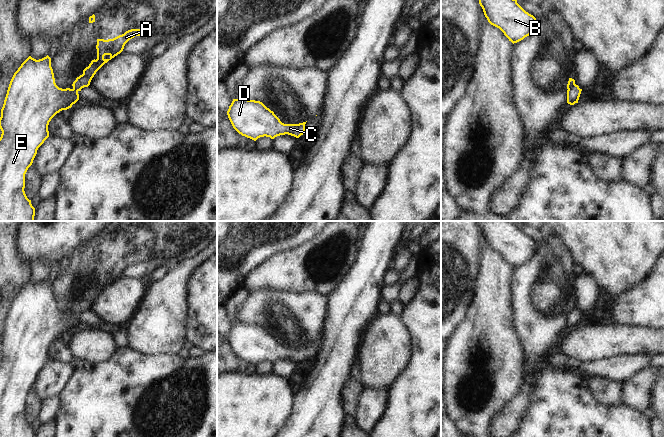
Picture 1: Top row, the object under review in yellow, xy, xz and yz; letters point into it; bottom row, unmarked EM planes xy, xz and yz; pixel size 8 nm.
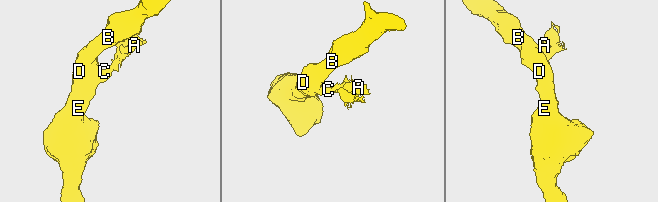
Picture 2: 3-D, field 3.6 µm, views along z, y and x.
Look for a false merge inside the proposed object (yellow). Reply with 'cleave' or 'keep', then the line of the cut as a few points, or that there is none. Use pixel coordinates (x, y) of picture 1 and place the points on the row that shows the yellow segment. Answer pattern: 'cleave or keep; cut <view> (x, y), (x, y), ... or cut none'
cleave; cut yz (575, 84), (568, 89)

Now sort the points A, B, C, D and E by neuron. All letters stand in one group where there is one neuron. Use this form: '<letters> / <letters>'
A / B C D E

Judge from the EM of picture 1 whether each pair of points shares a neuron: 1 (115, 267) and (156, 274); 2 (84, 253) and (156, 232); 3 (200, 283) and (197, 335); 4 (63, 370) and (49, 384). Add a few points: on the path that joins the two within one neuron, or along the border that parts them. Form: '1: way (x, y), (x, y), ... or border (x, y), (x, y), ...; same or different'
1: border (169, 268), (159, 265), (149, 276); different
2: way (102, 253), (112, 253), (133, 244), (138, 239); same
3: way (200, 296), (200, 322); same
4: way (60, 373), (52, 381); same

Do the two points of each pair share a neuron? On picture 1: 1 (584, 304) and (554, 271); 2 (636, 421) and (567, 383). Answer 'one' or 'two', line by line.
1: two
2: one

